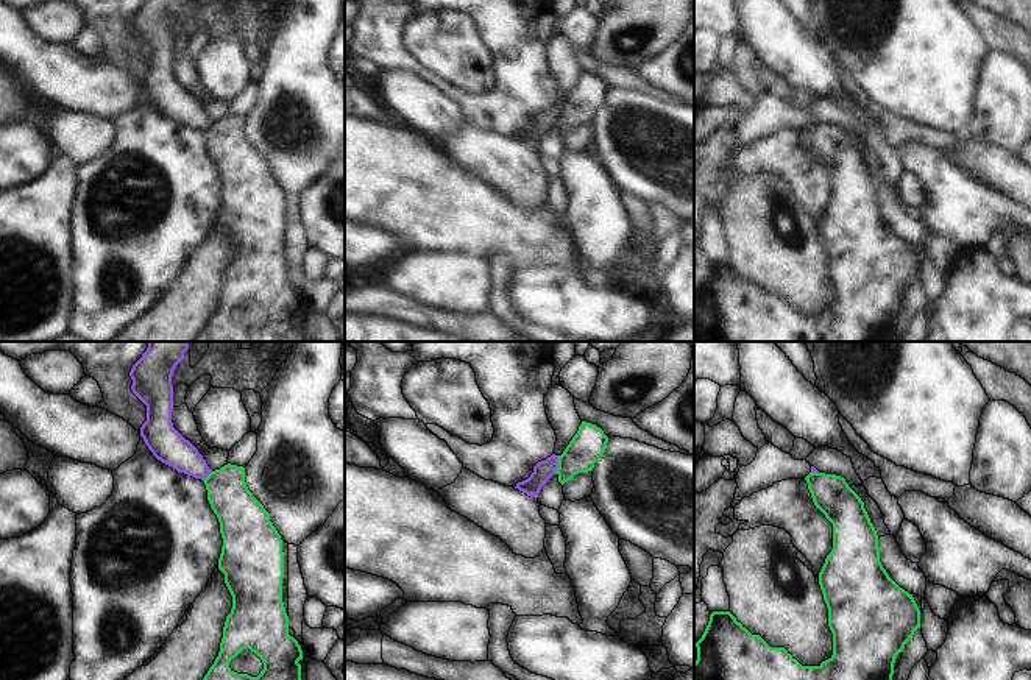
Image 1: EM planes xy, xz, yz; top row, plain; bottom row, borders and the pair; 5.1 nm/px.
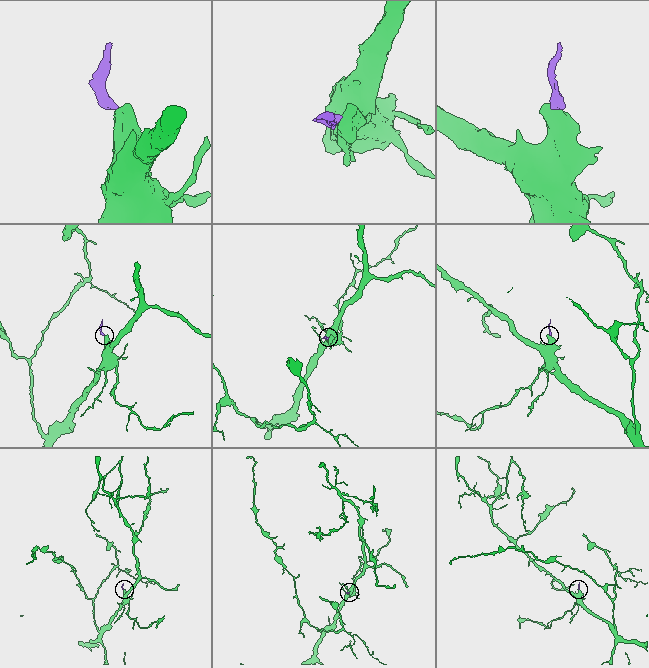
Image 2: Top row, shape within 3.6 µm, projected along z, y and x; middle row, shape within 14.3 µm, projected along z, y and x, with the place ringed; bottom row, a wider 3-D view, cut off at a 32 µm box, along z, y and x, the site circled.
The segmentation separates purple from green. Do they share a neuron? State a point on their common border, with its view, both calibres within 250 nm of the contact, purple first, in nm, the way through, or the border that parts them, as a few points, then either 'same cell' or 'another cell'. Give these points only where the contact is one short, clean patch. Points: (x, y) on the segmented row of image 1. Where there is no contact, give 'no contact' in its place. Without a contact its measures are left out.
xz (557, 465) | 100/180 nm | along xz (559, 456), (559, 465), (554, 473) | another cell

